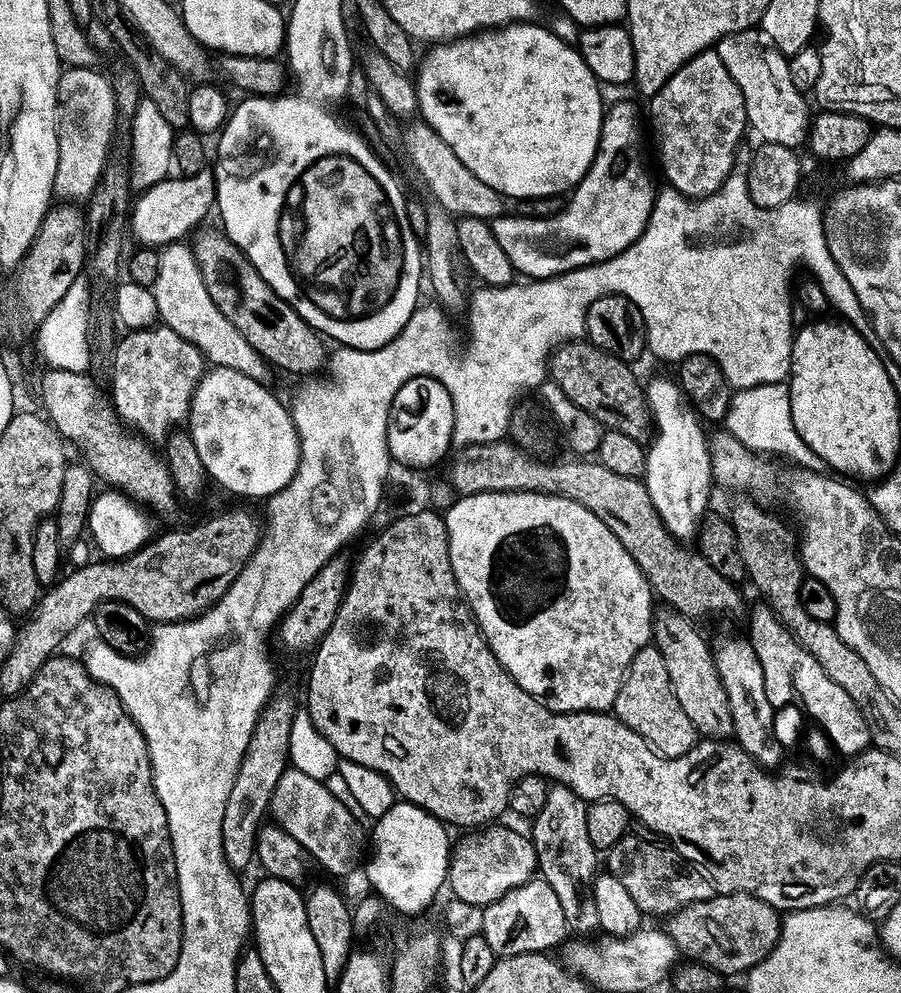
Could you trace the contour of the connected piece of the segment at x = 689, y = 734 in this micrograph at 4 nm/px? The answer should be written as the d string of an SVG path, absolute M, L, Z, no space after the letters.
M654 646L641 650L638 658L629 666L624 675L624 685L616 699L614 715L621 720L634 734L638 734L647 744L668 760L682 758L690 754L698 743L698 733L694 722L682 710L678 698L674 694L674 686L670 682L670 674L666 671L666 658Z

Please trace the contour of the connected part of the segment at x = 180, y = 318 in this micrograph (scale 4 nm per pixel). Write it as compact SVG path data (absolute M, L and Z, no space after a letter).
M184 242L169 244L159 255L158 278L152 291L158 304L161 323L174 330L179 337L190 341L203 353L209 365L236 370L260 383L267 381L269 365L214 304L191 247Z

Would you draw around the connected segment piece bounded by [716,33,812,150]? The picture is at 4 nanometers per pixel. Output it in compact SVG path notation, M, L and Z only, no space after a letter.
M743 33L722 39L716 51L742 90L749 127L753 133L756 132L763 143L801 149L807 143L812 113L806 102L807 97L794 85L789 59L773 48L768 52L756 50L755 44L748 41Z

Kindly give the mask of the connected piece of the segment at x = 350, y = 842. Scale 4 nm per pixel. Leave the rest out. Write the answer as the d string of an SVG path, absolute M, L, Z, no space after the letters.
M289 767L284 773L284 777L278 782L278 786L272 795L272 806L270 809L271 819L282 830L286 830L286 834L290 834L290 838L294 838L294 842L298 842L306 851L313 861L316 860L329 872L332 876L348 876L356 867L361 864L366 856L366 836L364 840L365 825L354 818L354 814L350 814L350 810L346 810L346 806L342 806L342 802L338 802L338 798L334 798L334 794L330 794L327 783L323 780L315 780L309 778L307 774L302 774L298 769Z

